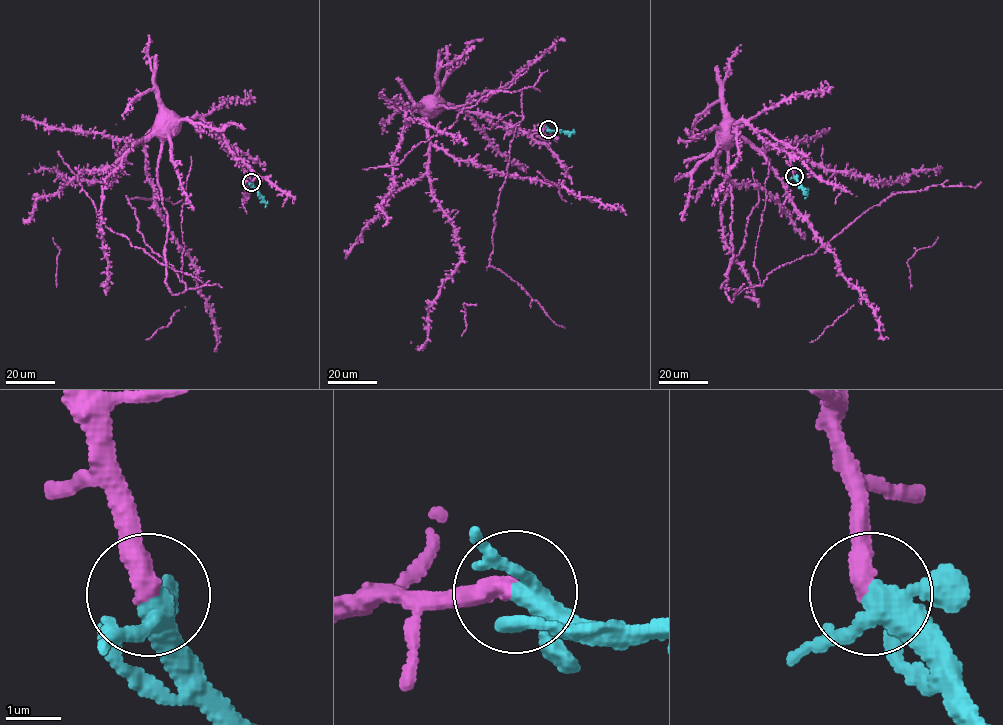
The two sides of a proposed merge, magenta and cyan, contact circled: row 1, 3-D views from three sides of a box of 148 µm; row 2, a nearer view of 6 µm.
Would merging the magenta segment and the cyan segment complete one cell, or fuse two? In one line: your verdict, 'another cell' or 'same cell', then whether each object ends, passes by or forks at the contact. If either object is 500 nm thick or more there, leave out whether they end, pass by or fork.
same cell | magenta ends | cyan forks

